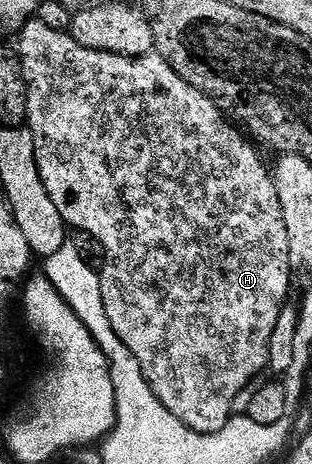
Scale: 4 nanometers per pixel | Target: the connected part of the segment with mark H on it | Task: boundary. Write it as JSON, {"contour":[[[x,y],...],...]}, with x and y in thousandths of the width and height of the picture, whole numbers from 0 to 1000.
{"contour":[[[122,37],[83,50],[74,65],[58,69],[54,84],[54,125],[74,138],[74,170],[87,179],[80,265],[106,287],[131,390],[144,390],[144,407],[157,425],[170,425],[170,442],[183,442],[183,459],[196,459],[218,491],[240,496],[244,489],[295,506],[343,547],[317,603],[337,675],[362,718],[375,718],[413,761],[426,761],[439,787],[452,787],[465,821],[516,873],[529,873],[529,881],[542,881],[567,907],[647,938],[692,938],[744,903],[766,849],[779,841],[788,845],[840,800],[846,804],[859,797],[865,728],[875,726],[891,685],[926,653],[920,634],[933,627],[939,591],[926,502],[917,500],[913,461],[904,459],[901,433],[891,429],[878,375],[843,353],[830,336],[833,319],[702,237],[679,213],[619,192],[619,183],[580,168],[510,116],[417,127],[346,110],[288,110],[272,106],[272,97],[247,97],[218,69],[173,67],[131,54]]]}

